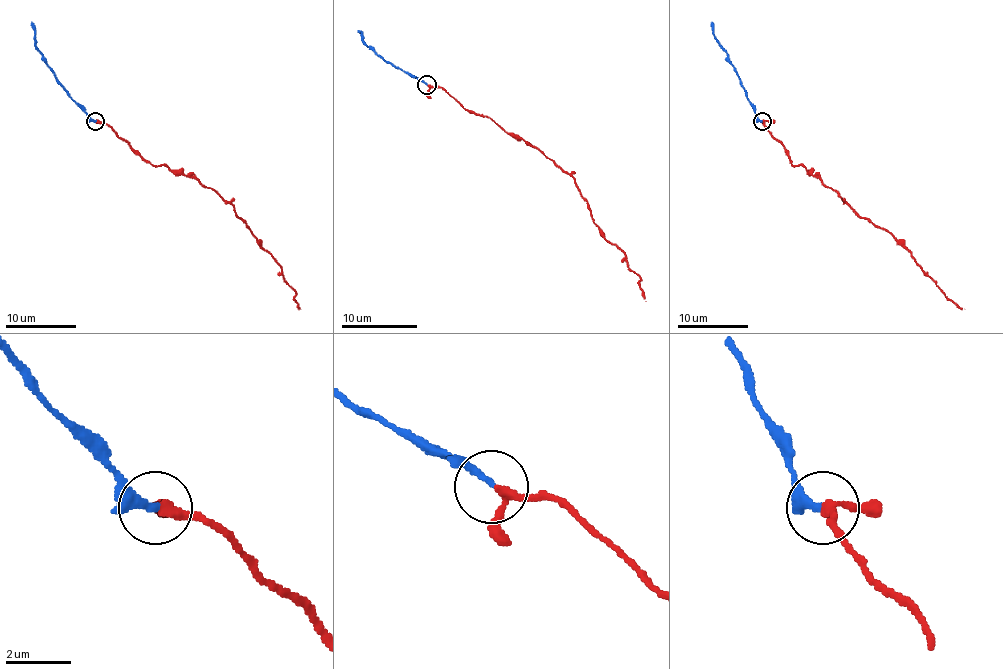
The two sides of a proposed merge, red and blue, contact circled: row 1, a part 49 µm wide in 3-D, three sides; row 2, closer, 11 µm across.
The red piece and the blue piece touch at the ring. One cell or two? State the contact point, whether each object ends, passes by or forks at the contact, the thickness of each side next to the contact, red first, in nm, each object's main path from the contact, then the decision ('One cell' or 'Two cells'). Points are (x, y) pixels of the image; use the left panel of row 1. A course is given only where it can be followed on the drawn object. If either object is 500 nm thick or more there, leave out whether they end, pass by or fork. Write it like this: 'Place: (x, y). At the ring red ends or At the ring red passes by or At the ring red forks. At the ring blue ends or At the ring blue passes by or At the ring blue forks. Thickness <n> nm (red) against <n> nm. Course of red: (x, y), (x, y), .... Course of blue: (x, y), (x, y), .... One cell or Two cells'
Place: (95, 121). At the ring red passes by. At the ring blue ends. Thickness 200 nm (red) against 200 nm. Course of red: (96, 121), (109, 126), (153, 165), (167, 165), (172, 170), (197, 179), (227, 200), (281, 270), (301, 309). Course of blue: (95, 121), (47, 64), (36, 47), (35, 25), (31, 22). One cell

